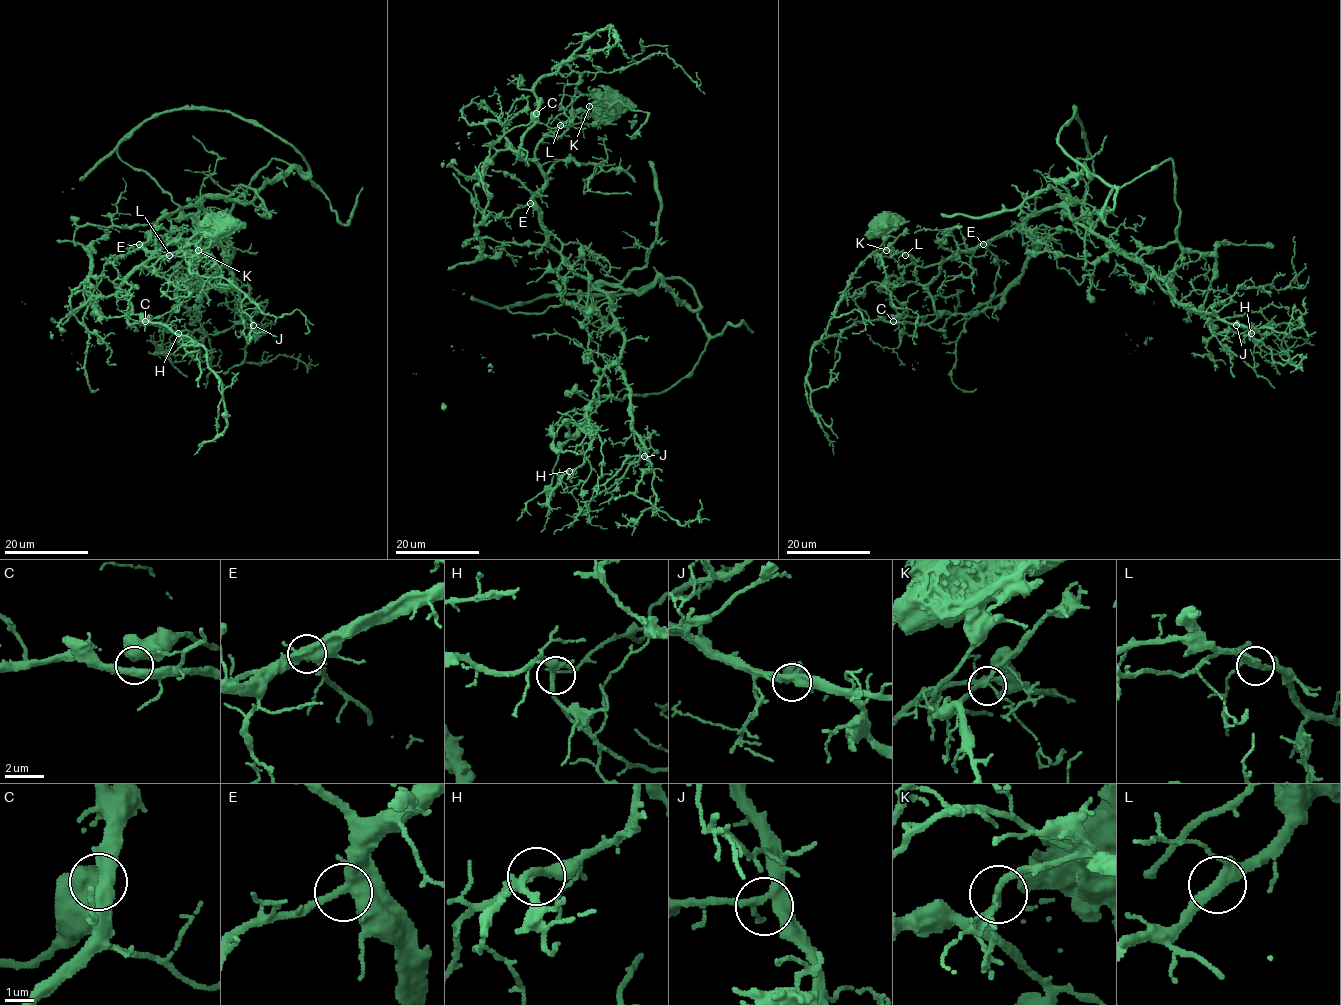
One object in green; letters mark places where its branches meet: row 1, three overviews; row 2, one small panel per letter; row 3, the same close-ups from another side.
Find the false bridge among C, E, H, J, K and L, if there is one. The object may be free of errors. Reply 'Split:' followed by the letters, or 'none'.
Split: none

